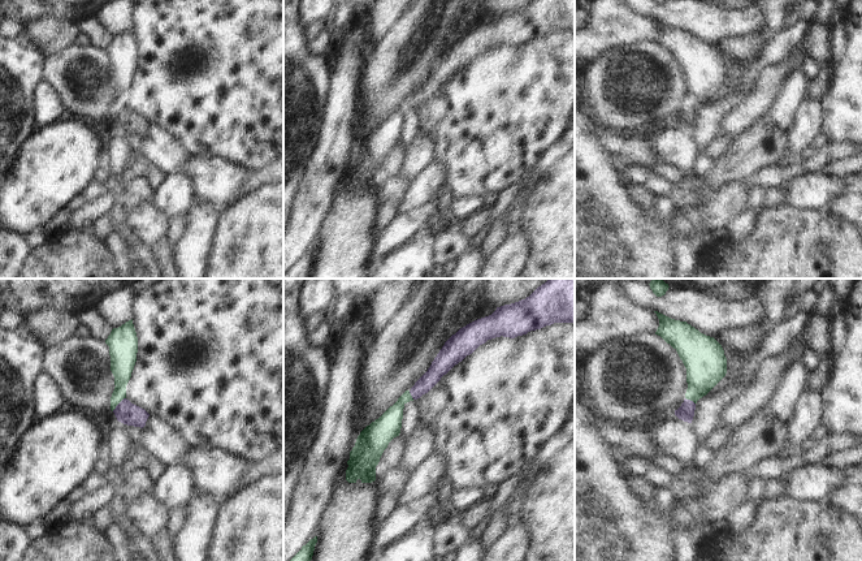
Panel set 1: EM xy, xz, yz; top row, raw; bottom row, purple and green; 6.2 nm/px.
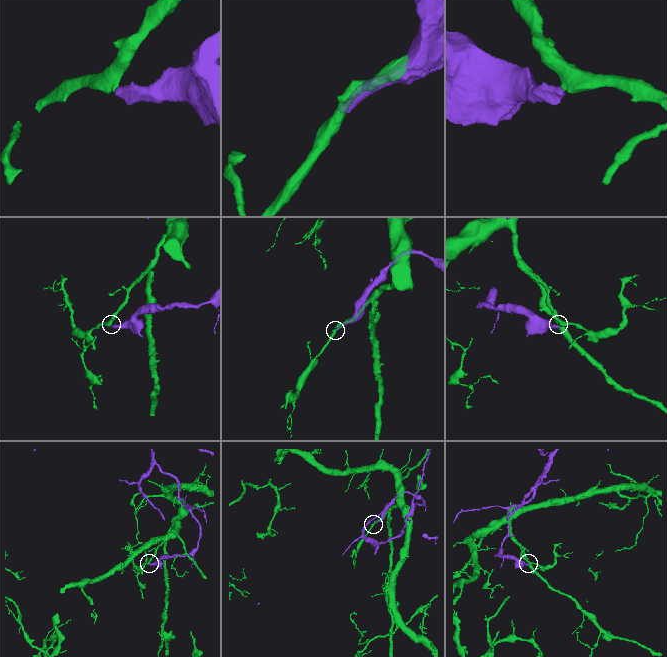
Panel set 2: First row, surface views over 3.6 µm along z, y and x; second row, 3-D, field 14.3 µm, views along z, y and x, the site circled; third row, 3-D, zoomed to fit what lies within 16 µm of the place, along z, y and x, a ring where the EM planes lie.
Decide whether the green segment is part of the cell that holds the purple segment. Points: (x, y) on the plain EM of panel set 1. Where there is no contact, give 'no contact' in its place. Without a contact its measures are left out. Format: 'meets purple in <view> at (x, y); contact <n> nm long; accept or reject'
meets purple in xy at (118, 112); contact 120 nm long; reject

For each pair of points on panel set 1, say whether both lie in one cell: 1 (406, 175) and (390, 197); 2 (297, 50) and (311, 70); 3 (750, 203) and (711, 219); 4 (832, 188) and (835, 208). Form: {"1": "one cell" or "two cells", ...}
{"1": "two cells", "2": "one cell", "3": "two cells", "4": "two cells"}

